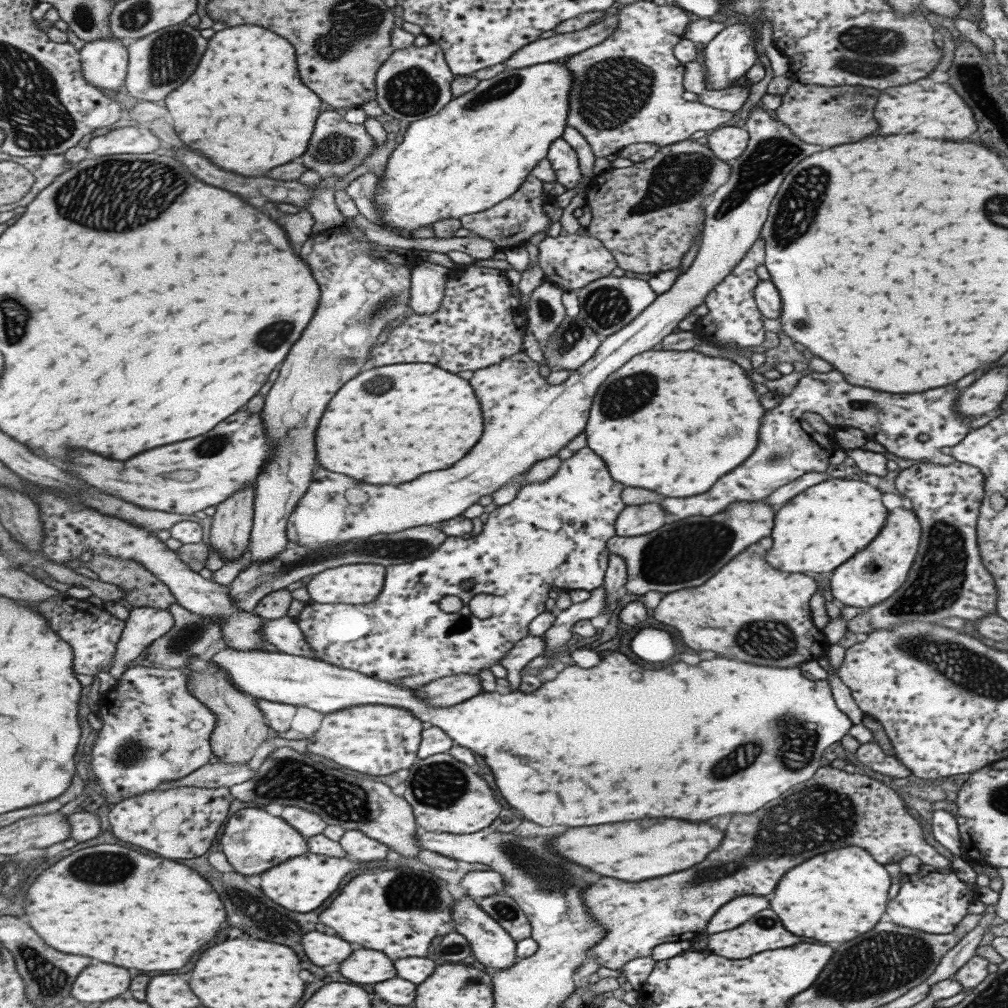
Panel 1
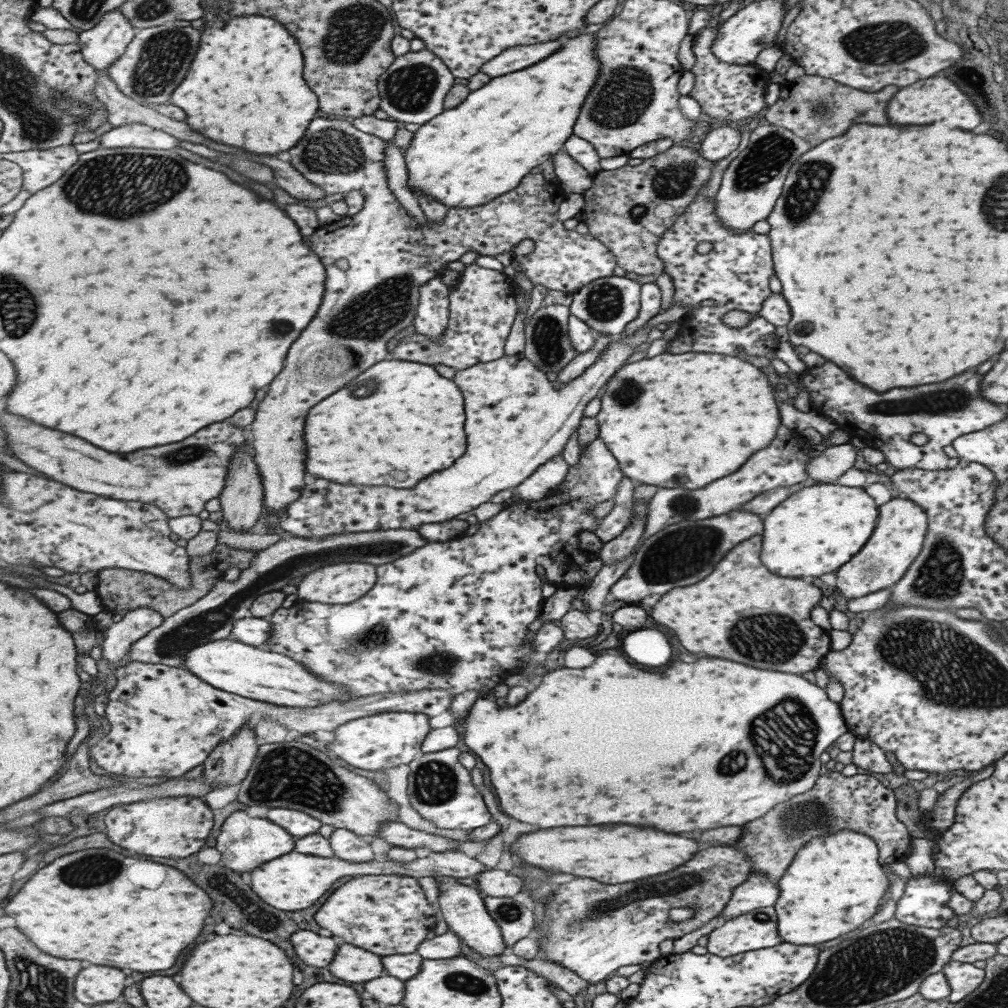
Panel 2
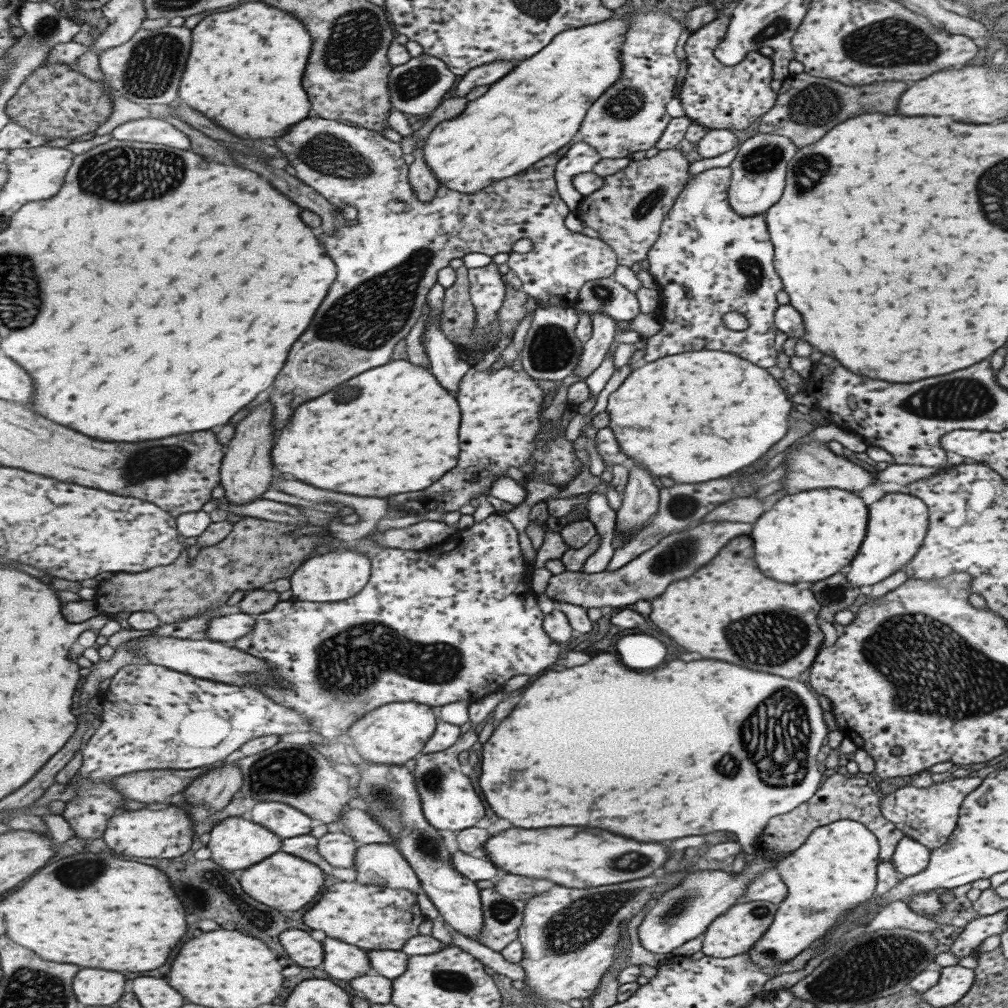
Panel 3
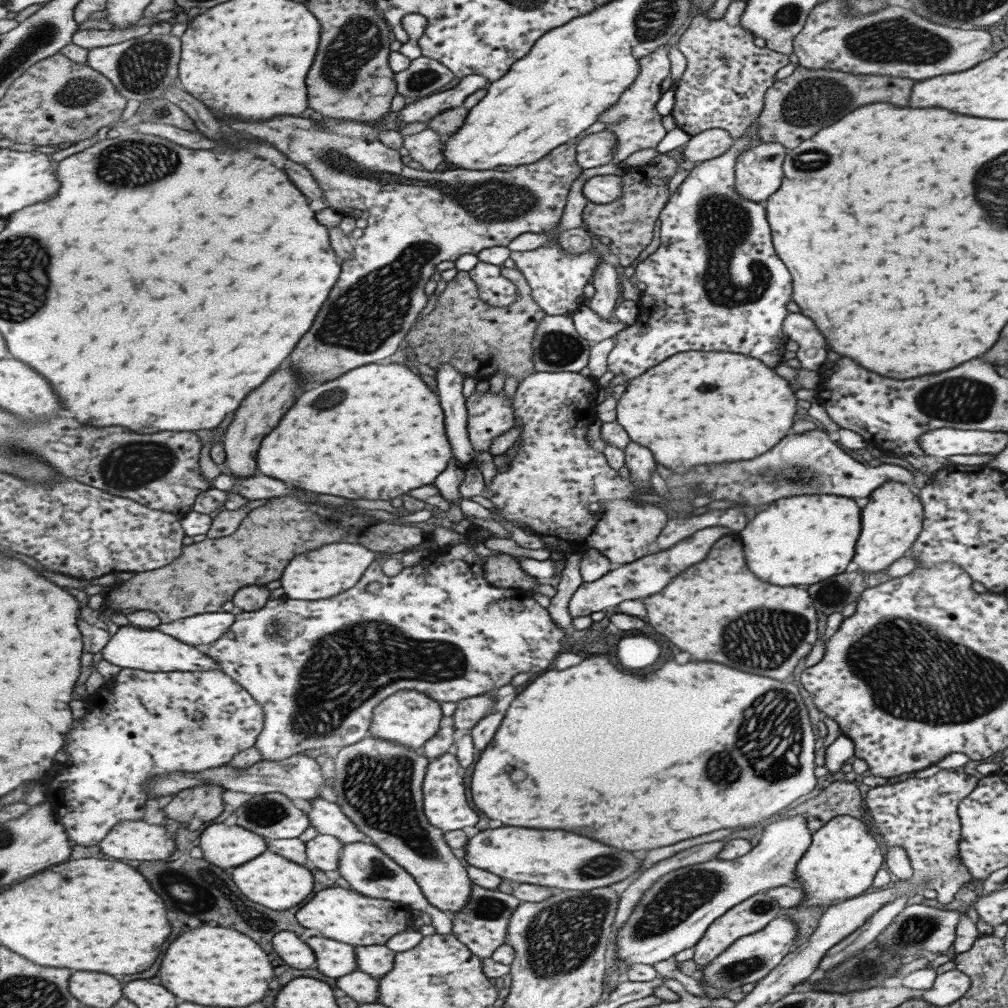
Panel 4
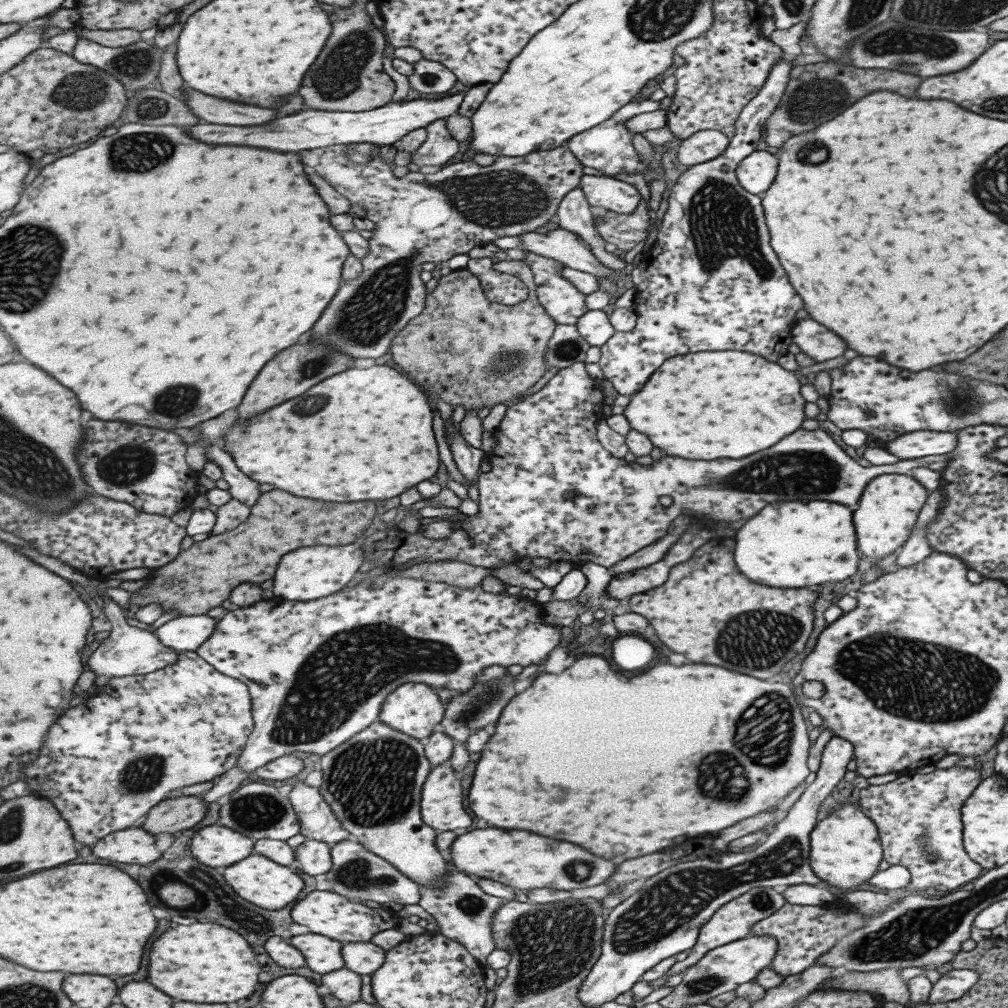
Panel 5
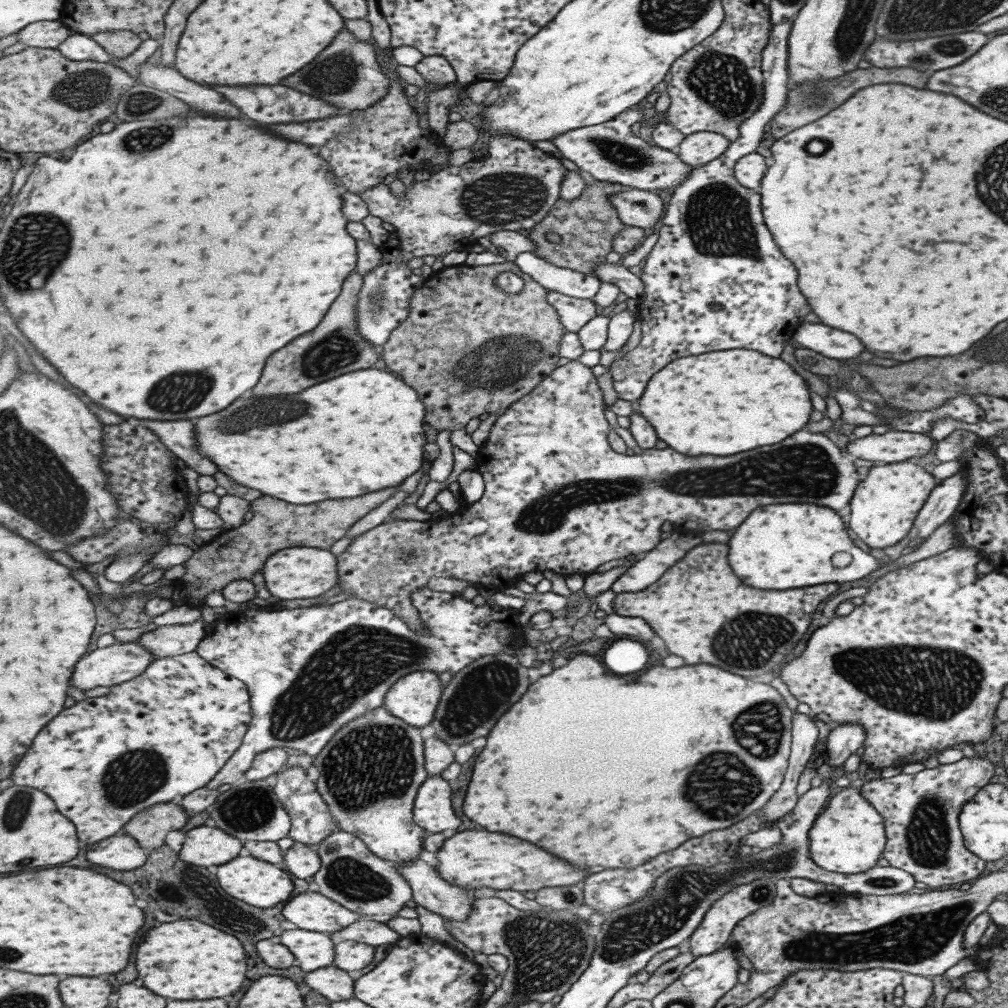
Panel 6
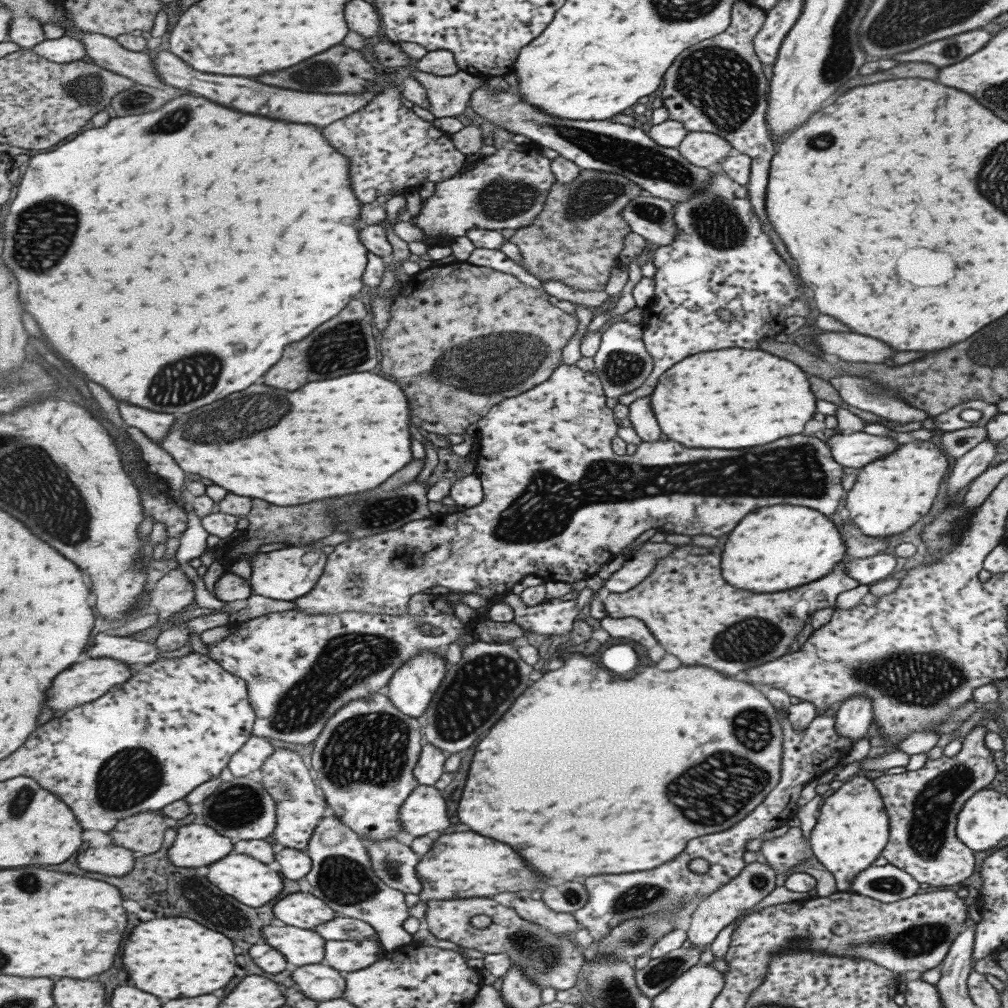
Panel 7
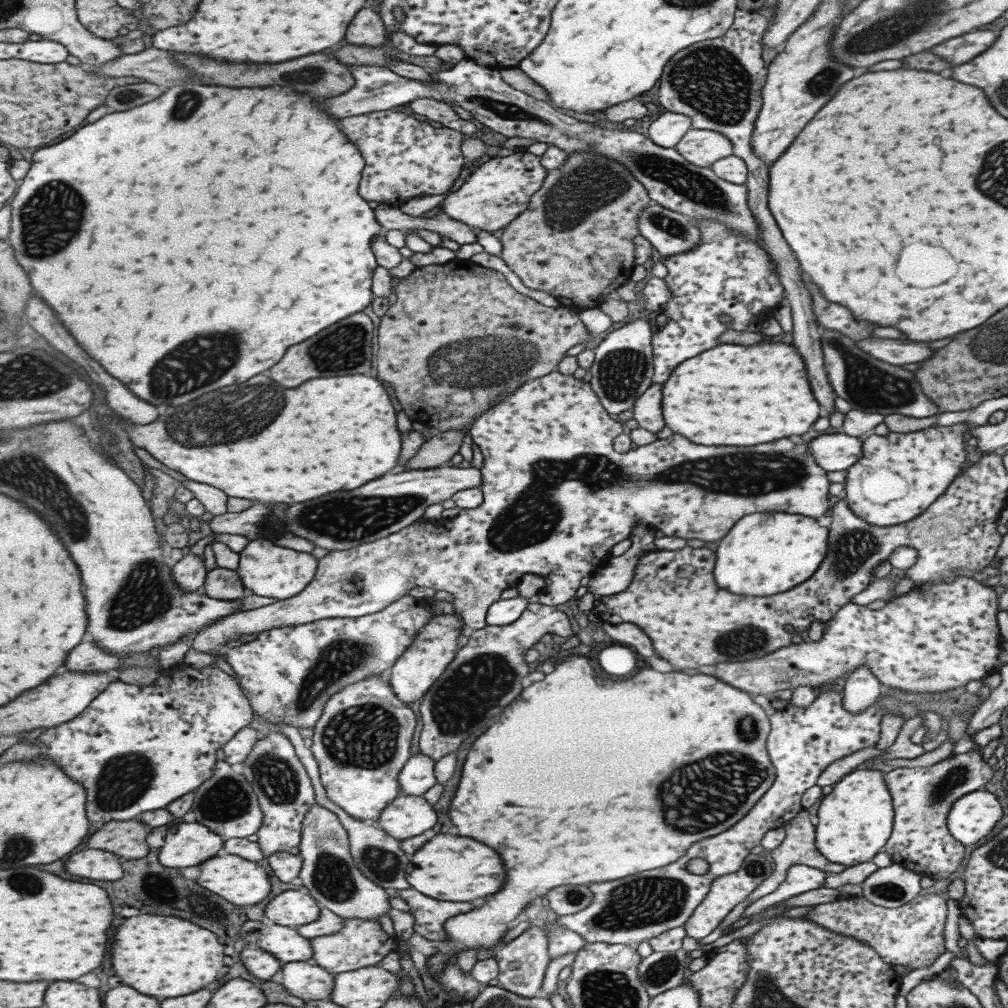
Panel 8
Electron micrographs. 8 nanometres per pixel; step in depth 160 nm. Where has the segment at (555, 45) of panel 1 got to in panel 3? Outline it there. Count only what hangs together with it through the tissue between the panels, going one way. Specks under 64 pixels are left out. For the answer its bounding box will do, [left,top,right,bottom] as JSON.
[450,60,519,96]

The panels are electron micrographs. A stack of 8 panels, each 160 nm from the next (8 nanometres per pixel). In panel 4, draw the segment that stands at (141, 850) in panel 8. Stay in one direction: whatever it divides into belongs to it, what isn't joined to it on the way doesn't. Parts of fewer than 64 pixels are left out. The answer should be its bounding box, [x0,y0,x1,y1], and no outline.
[163,783,225,825]

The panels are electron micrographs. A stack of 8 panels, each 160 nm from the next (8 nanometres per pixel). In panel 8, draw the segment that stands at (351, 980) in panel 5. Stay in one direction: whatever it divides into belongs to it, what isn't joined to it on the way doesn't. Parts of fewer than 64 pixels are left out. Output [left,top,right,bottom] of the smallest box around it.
[282,961,335,1002]

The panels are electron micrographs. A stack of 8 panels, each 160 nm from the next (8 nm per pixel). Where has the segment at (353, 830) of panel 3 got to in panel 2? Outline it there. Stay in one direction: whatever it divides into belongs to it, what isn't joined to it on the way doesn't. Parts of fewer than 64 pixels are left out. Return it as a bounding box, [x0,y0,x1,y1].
[378,821,459,853]

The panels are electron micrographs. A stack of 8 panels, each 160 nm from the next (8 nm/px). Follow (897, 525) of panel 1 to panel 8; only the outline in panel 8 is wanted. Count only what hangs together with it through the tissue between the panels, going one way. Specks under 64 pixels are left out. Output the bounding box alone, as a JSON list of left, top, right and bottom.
[843,423,970,527]

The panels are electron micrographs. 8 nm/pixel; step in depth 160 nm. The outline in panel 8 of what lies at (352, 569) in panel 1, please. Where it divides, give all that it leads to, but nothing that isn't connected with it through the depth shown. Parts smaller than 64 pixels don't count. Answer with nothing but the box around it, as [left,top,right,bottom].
[238,538,320,598]

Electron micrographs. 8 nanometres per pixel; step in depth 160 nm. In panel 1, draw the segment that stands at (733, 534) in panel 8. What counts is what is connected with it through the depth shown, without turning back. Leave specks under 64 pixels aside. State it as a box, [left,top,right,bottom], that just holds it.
[763,478,888,572]

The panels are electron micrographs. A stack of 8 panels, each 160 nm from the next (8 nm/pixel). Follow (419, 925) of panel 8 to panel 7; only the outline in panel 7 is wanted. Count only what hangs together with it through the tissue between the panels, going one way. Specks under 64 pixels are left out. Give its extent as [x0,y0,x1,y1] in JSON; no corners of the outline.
[425,898,585,990]

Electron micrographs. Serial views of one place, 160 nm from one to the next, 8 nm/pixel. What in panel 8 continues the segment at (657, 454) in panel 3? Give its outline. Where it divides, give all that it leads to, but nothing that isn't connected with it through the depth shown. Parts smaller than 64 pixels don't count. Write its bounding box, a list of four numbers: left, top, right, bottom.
[661,342,819,446]

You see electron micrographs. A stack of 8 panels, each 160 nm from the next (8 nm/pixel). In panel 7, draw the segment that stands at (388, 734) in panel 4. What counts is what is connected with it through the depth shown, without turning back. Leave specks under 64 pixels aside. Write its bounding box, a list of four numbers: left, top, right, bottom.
[385,652,449,717]

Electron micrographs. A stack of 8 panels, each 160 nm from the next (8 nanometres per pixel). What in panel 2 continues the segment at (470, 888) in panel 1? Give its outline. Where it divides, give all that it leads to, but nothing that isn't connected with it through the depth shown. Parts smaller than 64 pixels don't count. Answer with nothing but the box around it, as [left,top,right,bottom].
[476,868,525,897]

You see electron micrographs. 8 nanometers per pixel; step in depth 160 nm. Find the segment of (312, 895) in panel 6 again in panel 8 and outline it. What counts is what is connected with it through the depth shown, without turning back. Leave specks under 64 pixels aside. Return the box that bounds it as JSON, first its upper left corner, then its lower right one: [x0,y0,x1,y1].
[265,889,322,928]

